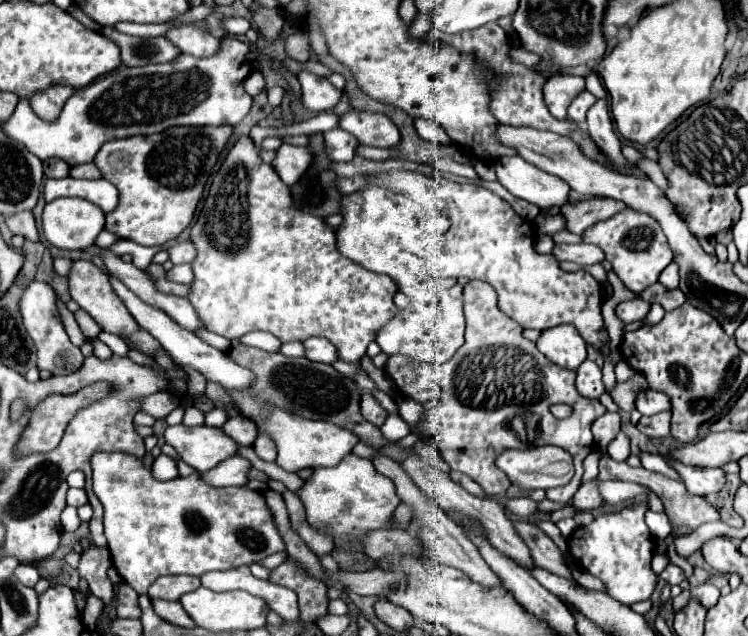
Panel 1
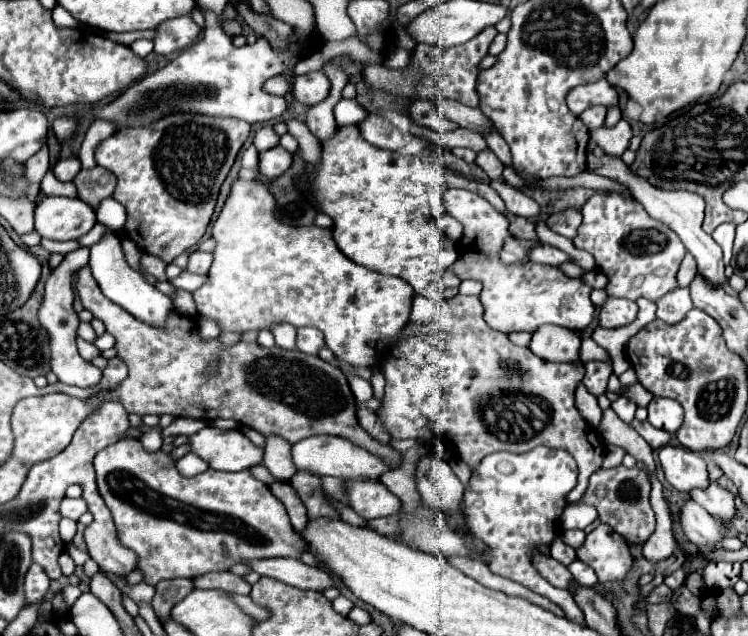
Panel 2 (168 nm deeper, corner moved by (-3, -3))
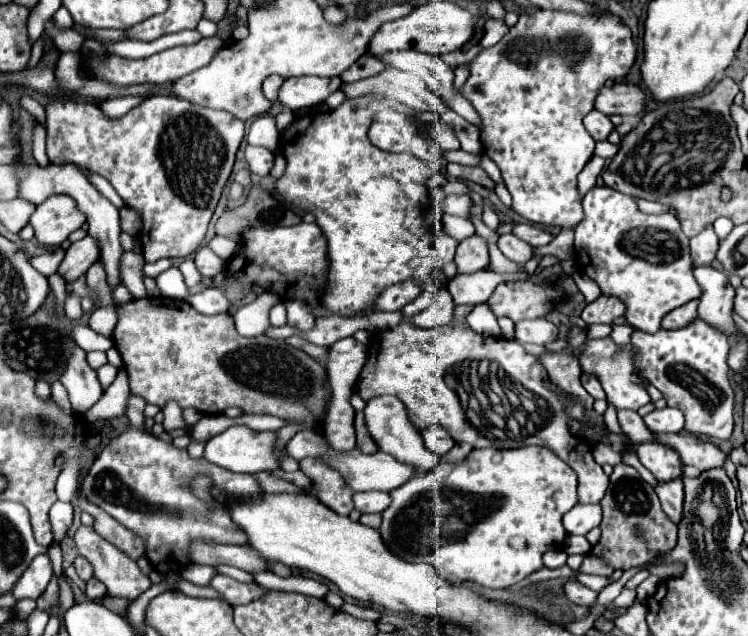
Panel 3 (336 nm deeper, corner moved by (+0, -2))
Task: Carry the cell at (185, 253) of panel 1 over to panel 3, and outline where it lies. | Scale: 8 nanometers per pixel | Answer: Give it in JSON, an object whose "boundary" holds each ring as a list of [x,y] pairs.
{"boundary":[[[200,248],[194,256],[194,262],[196,262],[196,268],[198,272],[204,276],[204,278],[214,278],[218,272],[222,272],[226,268],[224,260],[220,256],[216,256],[210,248]]]}

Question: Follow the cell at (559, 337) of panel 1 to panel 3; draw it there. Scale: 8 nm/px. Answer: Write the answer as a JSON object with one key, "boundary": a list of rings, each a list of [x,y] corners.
{"boundary":[[[536,318],[536,320],[520,320],[514,324],[514,336],[520,342],[532,342],[532,344],[546,344],[550,340],[558,338],[558,328],[544,320],[544,318]]]}

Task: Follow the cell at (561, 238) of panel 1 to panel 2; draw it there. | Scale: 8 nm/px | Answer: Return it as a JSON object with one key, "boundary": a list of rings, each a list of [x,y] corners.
{"boundary":[[[509,235],[505,240],[501,253],[499,253],[499,258],[507,265],[522,261],[526,258],[528,251],[537,244],[539,244],[539,241],[520,240]]]}

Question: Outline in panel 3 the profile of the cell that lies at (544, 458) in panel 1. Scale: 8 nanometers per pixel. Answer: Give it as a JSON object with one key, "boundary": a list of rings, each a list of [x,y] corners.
{"boundary":[[[538,446],[514,450],[474,448],[462,462],[438,462],[434,470],[414,476],[390,496],[392,504],[382,512],[380,536],[394,556],[406,562],[428,562],[444,582],[470,582],[492,590],[508,588],[540,570],[542,554],[564,546],[562,516],[578,504],[574,470],[558,460],[554,452]]]}

